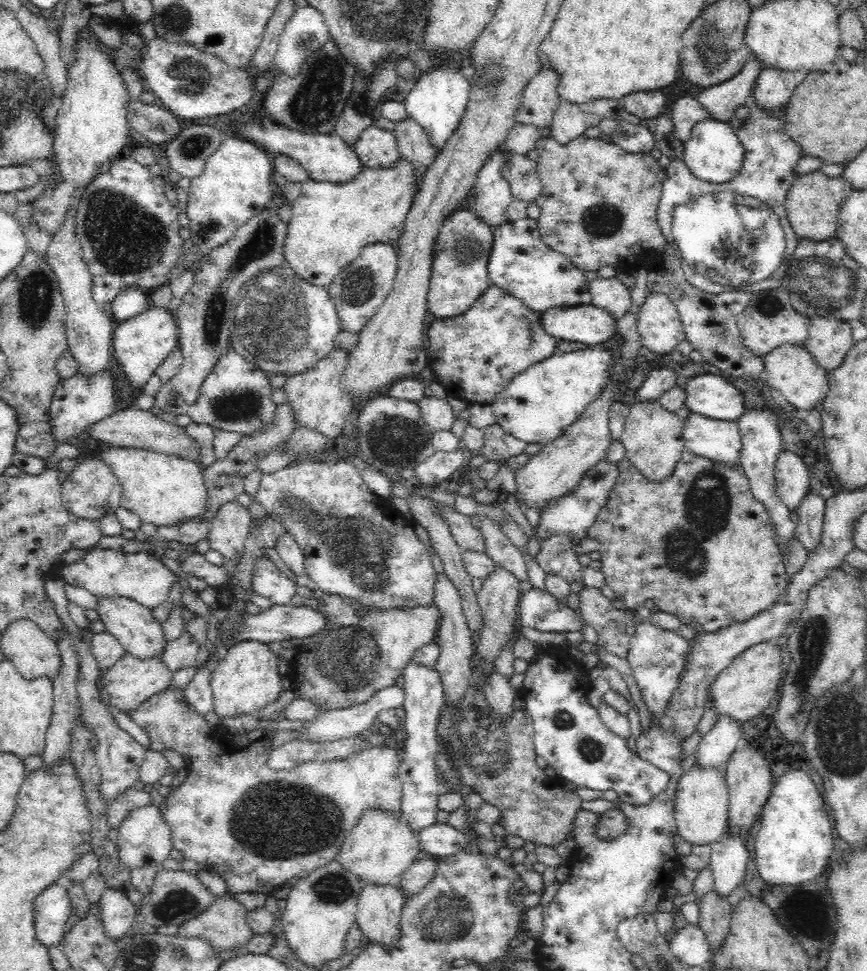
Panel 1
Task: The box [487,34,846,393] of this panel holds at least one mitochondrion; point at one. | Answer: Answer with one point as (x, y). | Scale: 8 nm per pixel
(745, 246)

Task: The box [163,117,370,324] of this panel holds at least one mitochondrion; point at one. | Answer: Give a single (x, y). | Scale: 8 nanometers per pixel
(193, 150)

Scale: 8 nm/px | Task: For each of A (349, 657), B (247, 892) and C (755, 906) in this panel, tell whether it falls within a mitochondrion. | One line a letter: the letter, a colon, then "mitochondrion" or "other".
A: mitochondrion
B: other
C: other

